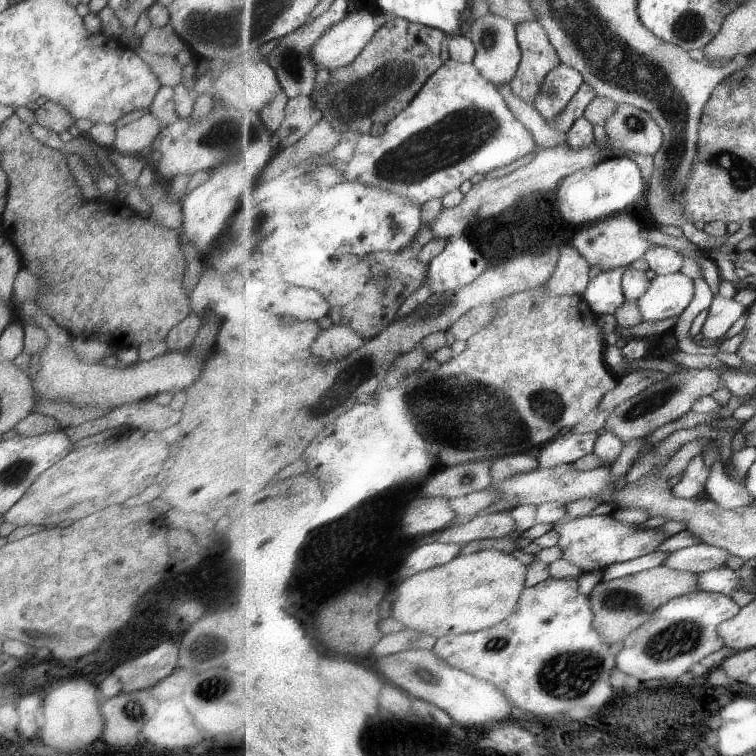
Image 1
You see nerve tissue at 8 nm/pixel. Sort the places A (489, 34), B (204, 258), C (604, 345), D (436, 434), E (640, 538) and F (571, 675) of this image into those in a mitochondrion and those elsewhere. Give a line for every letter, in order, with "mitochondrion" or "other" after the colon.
A: mitochondrion
B: other
C: other
D: other
E: other
F: mitochondrion

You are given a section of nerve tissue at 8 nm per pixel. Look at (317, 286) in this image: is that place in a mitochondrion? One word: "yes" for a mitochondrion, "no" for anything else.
no

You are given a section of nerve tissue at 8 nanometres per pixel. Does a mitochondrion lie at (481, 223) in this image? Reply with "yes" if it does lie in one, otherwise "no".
yes

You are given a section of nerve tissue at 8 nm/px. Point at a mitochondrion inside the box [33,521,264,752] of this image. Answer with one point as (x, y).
(204, 688)

